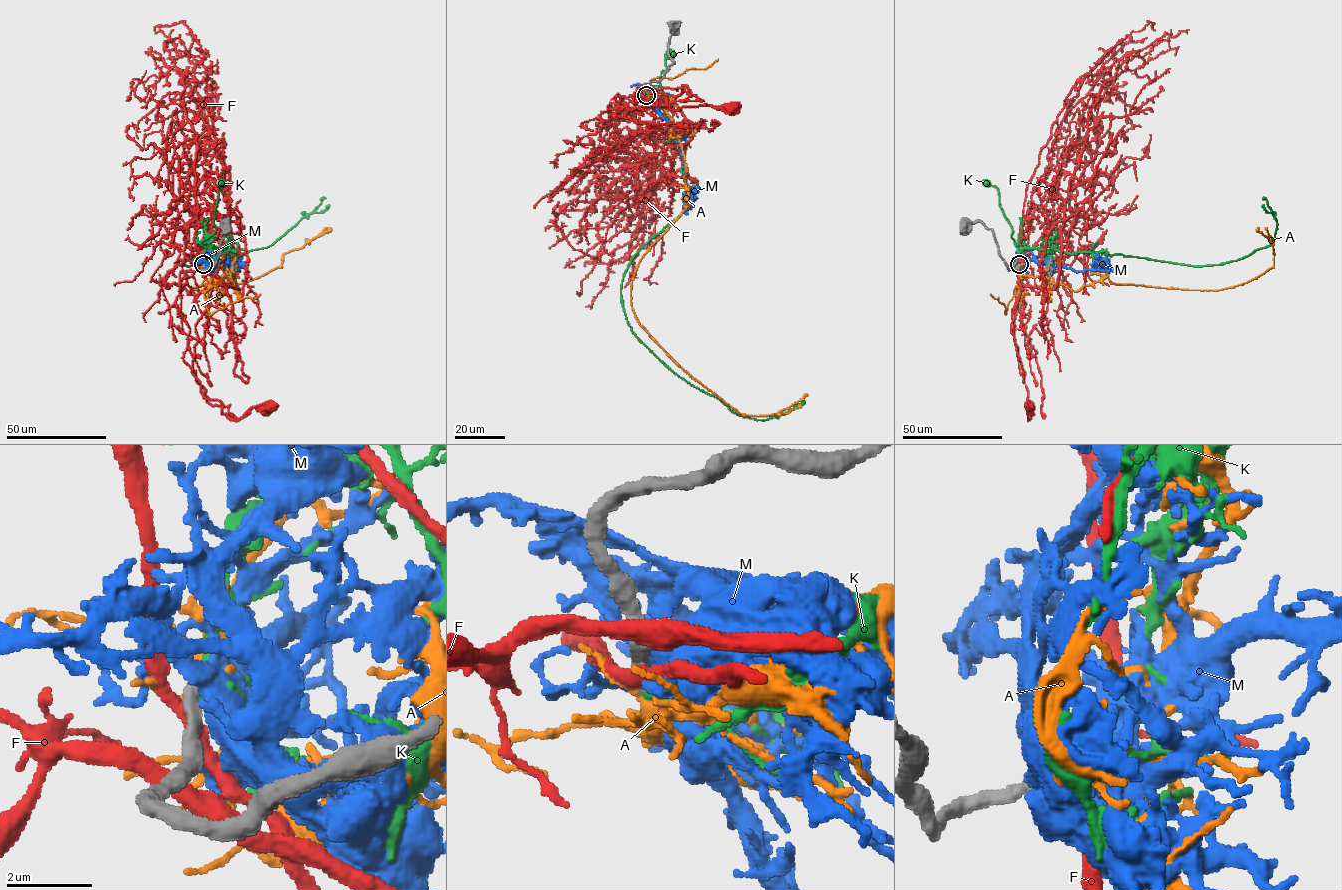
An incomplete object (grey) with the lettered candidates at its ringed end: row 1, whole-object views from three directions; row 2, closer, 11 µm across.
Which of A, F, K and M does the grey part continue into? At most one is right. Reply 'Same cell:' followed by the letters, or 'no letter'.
Same cell: M

